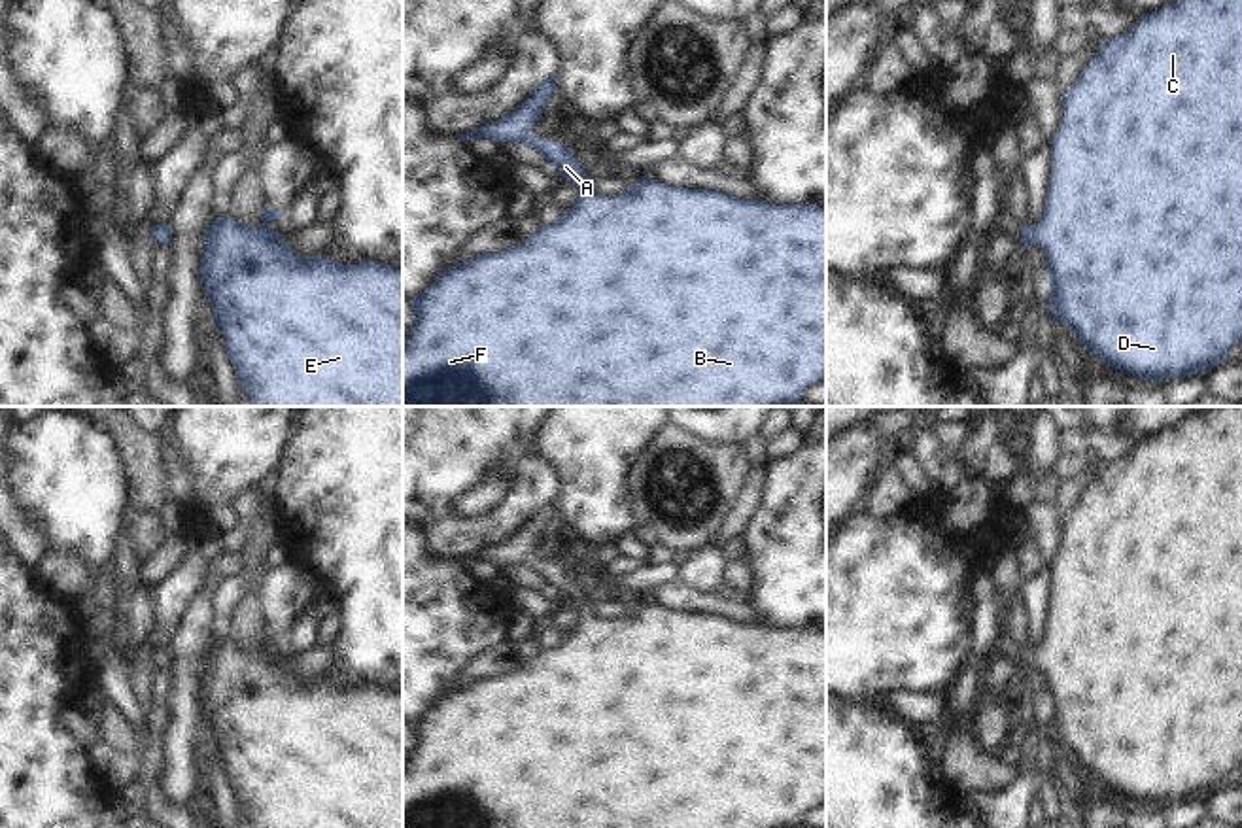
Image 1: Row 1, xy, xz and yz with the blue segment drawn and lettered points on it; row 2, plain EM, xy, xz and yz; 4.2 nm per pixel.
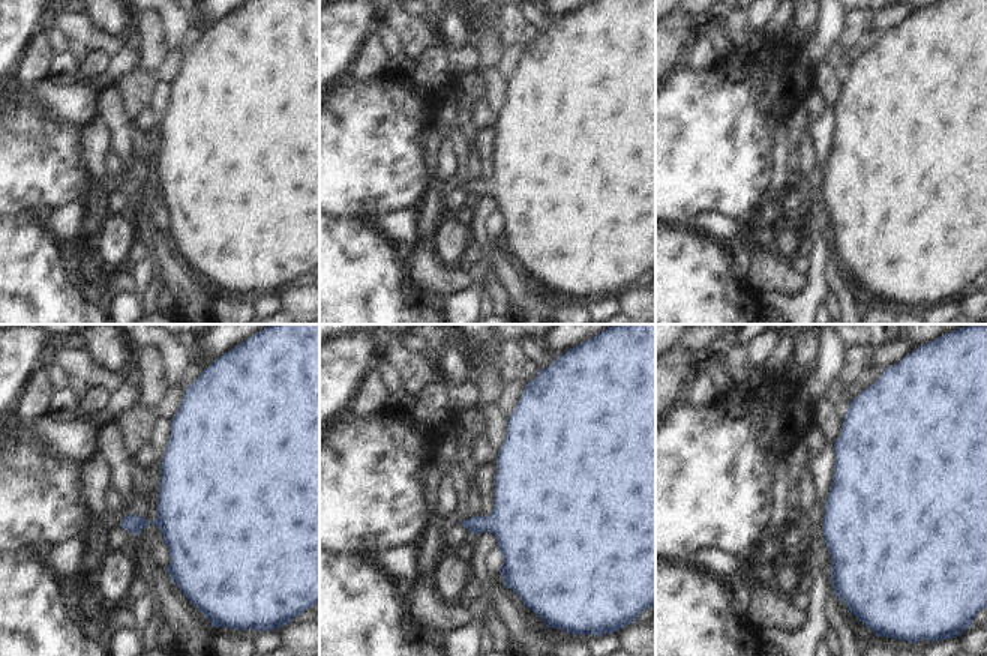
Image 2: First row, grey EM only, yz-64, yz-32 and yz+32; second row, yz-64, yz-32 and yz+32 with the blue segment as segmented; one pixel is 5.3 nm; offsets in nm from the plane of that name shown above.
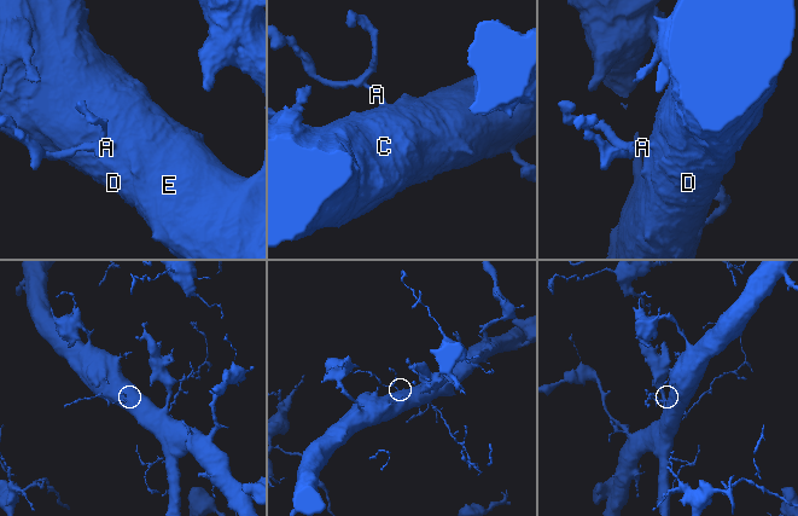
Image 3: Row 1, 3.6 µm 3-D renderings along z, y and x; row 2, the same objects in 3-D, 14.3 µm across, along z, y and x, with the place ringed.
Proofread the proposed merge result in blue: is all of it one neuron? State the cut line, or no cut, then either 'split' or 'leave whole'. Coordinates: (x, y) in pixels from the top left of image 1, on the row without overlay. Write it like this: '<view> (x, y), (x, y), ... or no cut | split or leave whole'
no cut | leave whole

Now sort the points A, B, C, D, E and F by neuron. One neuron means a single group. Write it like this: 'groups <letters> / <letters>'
groups A B C D E F

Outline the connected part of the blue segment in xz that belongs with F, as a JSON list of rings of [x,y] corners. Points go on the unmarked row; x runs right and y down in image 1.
[[[552,499],[544,503],[531,518],[516,529],[509,539],[499,544],[488,544],[482,550],[457,560],[456,563],[465,565],[469,561],[490,561],[497,567],[524,565],[529,571],[541,575],[548,586],[556,588],[560,594],[560,603],[573,605],[577,609],[577,626],[569,633],[561,633],[561,641],[552,648],[543,648],[535,658],[522,664],[510,673],[499,677],[482,677],[442,694],[437,703],[418,720],[410,722],[414,730],[414,749],[406,762],[403,764],[403,828],[796,828],[802,824],[803,815],[815,807],[826,803],[826,633],[817,628],[771,628],[760,622],[739,622],[726,616],[713,616],[707,612],[684,612],[677,609],[667,609],[654,605],[650,601],[641,601],[626,614],[616,620],[601,620],[594,612],[594,605],[577,584],[575,575],[565,571],[560,563],[544,563],[533,556],[535,544],[544,535],[550,518],[558,507]]]

